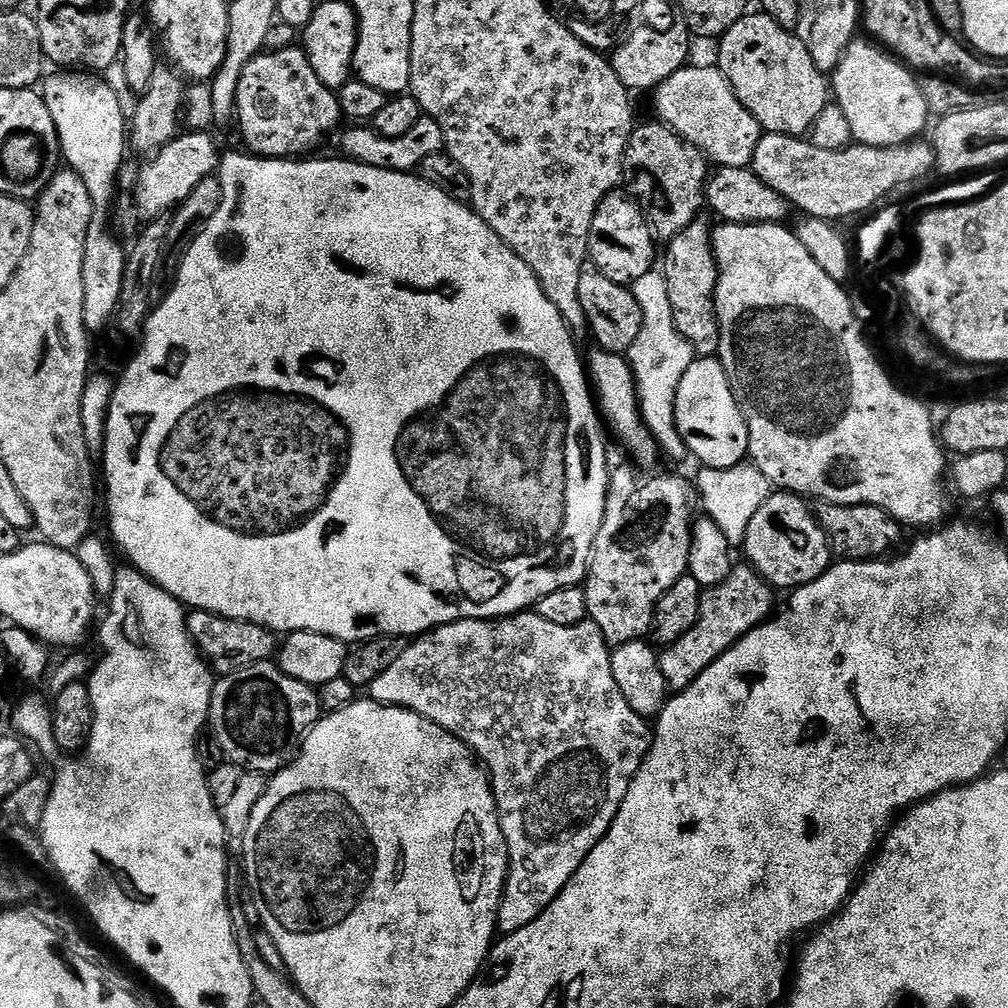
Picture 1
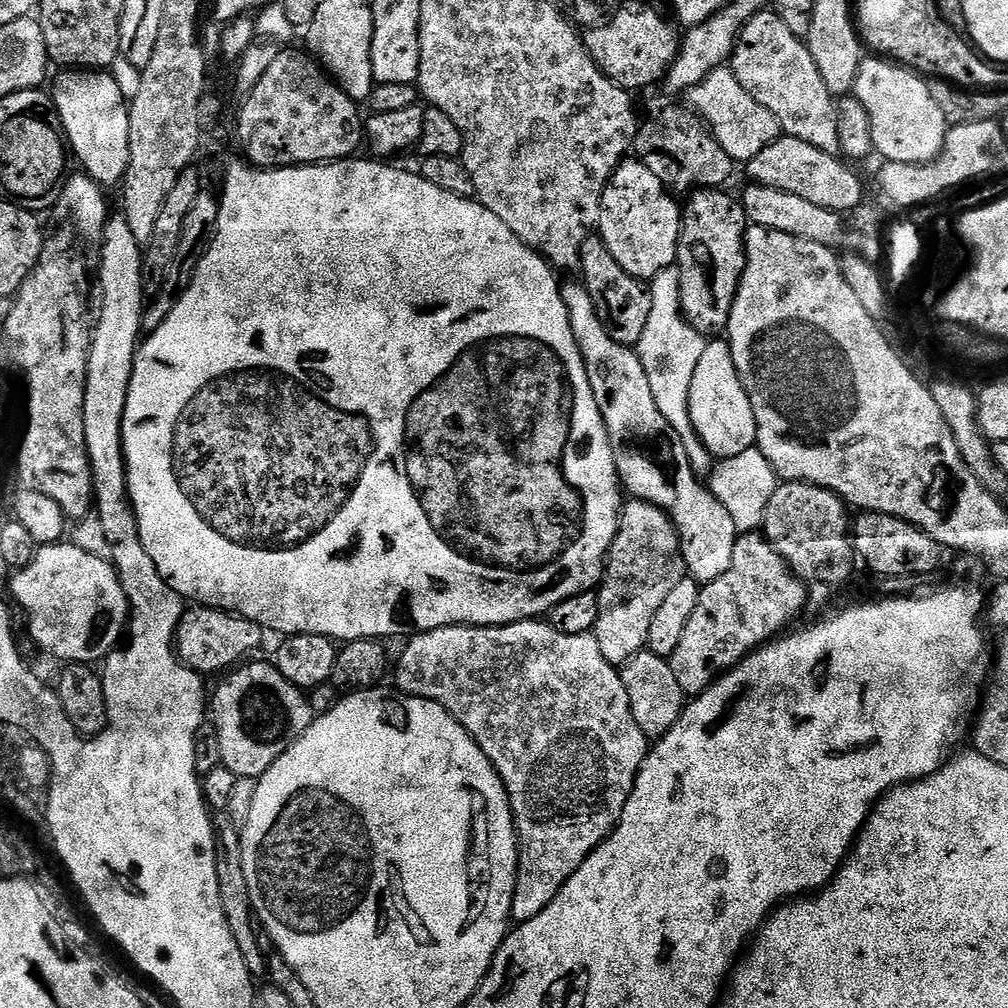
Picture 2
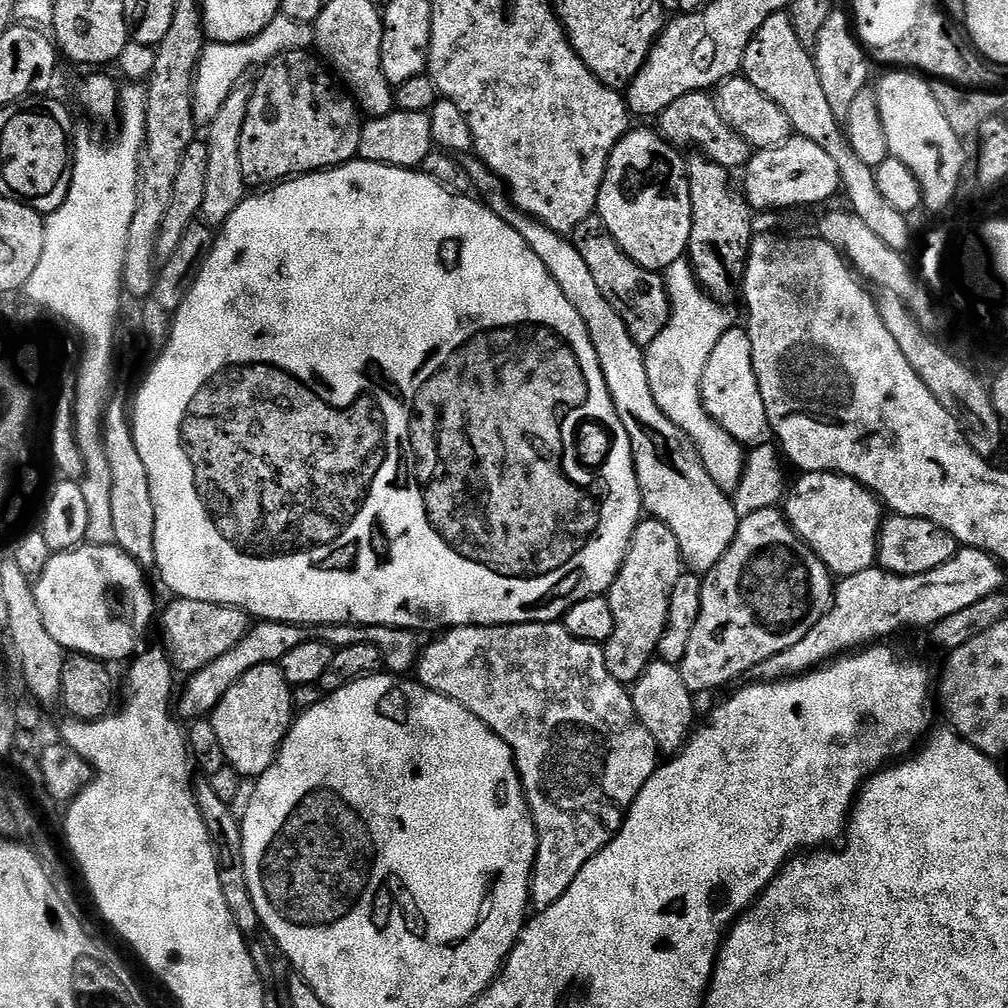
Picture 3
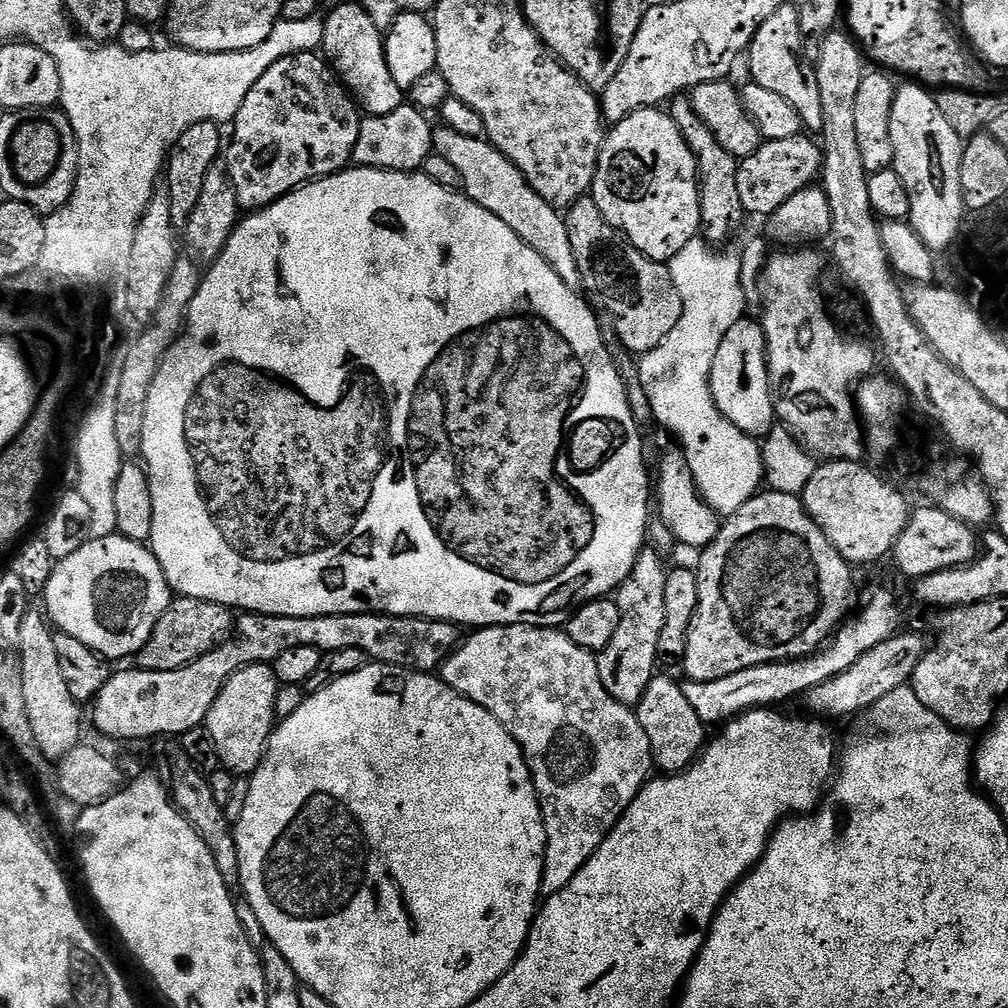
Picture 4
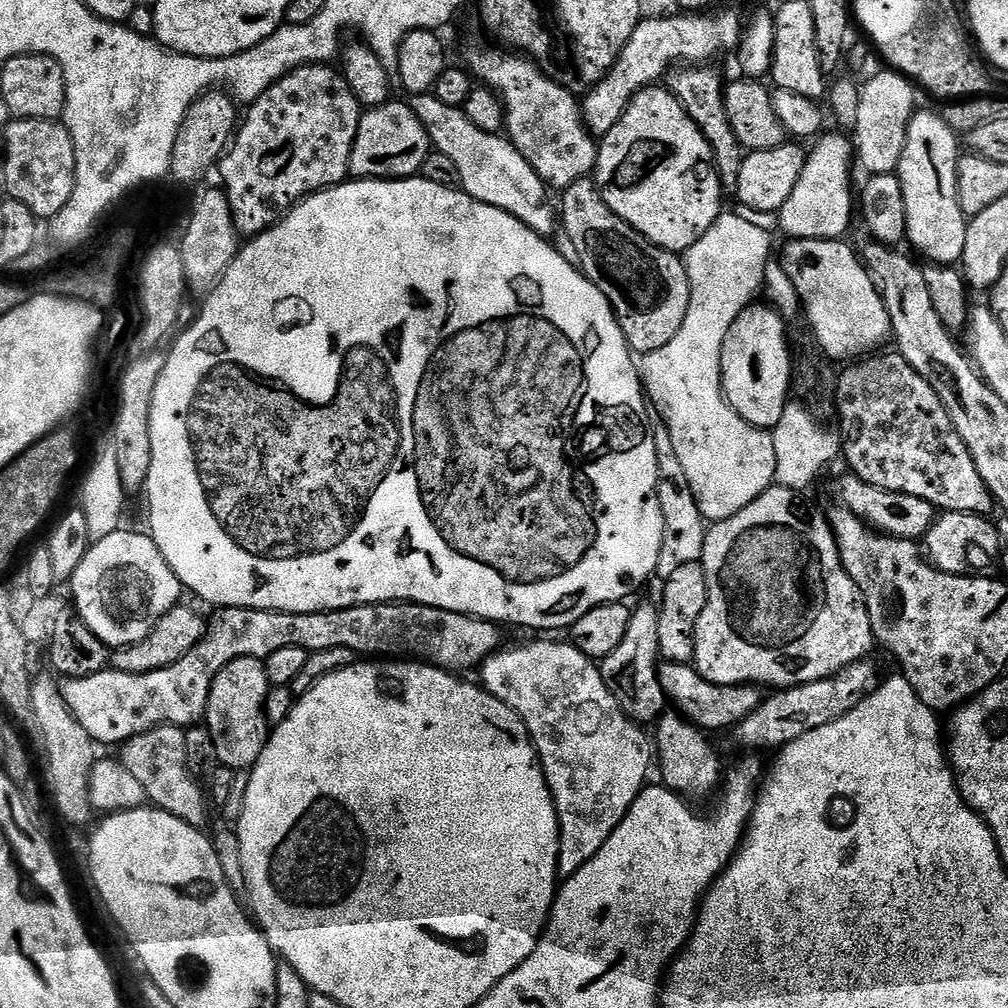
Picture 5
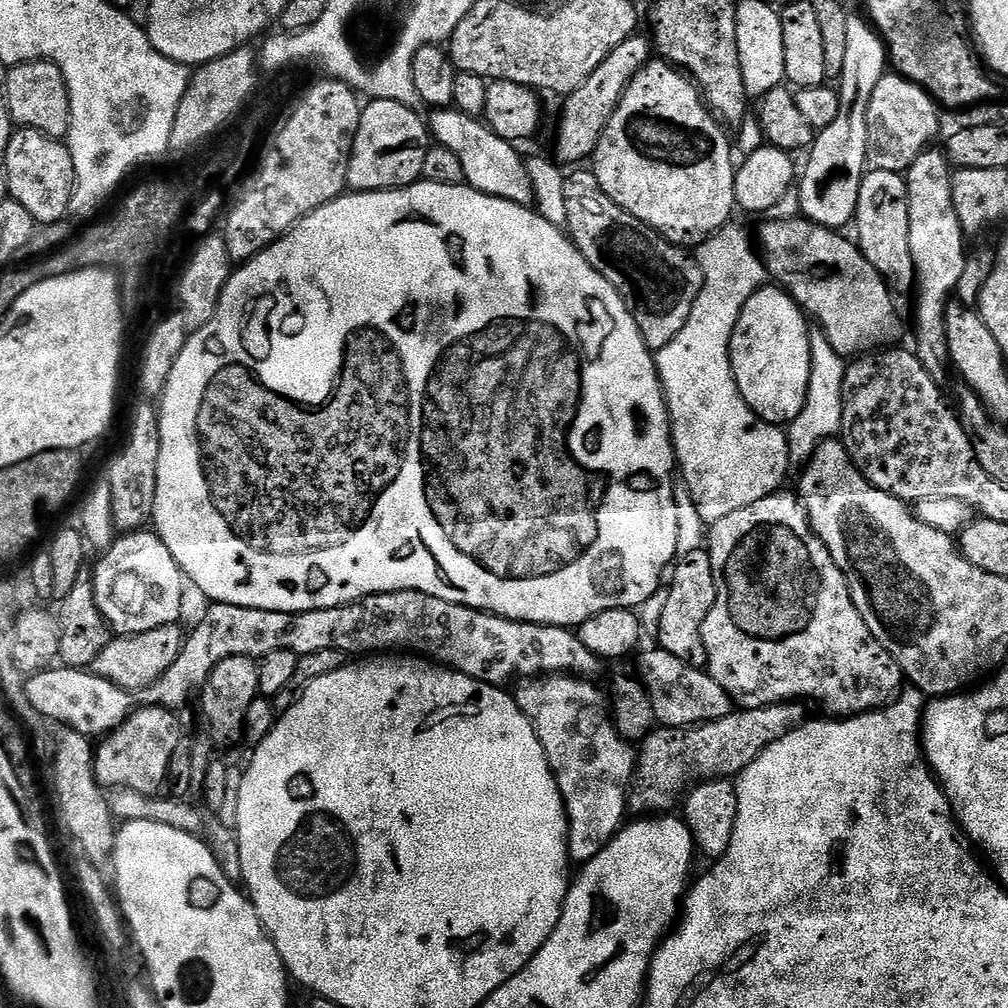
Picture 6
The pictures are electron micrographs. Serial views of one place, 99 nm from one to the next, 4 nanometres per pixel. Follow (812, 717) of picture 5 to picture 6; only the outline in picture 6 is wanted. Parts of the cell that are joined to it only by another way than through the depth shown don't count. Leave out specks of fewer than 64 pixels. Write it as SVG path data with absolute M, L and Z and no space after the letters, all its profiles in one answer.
M785 702L761 708L740 708L726 714L726 718L690 728L657 727L639 745L629 809L636 814L668 814L675 809L672 808L675 804L677 807L681 803L693 782L739 776L766 746L778 742L778 738L786 738L786 734L806 723L810 713L804 708L807 707L800 702Z

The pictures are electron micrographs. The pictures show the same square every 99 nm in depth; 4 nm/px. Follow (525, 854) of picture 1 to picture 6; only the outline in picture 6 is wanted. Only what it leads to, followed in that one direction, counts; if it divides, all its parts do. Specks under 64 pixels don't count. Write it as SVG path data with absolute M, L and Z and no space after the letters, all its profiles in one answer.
M553 674L517 683L514 688L518 706L536 728L558 782L568 813L568 858L580 866L595 858L625 823L638 755L618 734L605 693L603 696L592 683L571 674Z

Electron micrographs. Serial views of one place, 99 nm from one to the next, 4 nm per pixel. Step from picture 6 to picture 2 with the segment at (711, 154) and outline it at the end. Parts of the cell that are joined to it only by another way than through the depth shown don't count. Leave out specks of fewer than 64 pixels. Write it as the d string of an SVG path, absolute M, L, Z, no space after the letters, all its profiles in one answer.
M621 159L600 203L600 239L606 250L610 250L614 262L641 282L651 282L659 272L675 265L680 237L681 205L668 197L665 181L661 177L660 181L655 174L642 160Z

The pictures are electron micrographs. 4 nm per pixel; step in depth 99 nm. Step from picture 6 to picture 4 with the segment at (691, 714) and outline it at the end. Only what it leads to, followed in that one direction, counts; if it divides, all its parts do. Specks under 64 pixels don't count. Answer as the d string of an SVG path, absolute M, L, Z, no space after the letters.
M884 588L878 589L865 602L864 609L858 612L841 624L831 639L817 648L811 656L805 656L802 660L780 660L776 664L750 666L746 670L738 670L738 674L730 674L726 678L710 682L685 679L682 685L686 698L704 725L723 726L753 708L772 708L780 706L783 700L792 700L795 696L803 697L814 686L842 674L842 670L850 670L850 666L854 666L854 662L858 662L858 658L862 658L866 650L874 650L878 642L886 642L901 631L900 608L896 605L895 598Z

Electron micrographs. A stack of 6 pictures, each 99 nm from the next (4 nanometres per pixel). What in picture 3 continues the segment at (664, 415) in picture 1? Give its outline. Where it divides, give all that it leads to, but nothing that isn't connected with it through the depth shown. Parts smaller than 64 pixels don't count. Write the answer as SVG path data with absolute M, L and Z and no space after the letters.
M687 259L675 260L664 269L662 275L668 291L670 311L658 338L647 345L644 353L650 390L654 394L654 402L658 402L666 418L670 418L670 422L681 428L692 441L696 453L702 458L702 466L706 466L716 487L732 490L743 474L746 452L736 440L730 438L730 434L726 434L726 430L722 430L722 426L718 426L718 422L714 422L714 418L710 418L700 393L702 370L706 370L710 350L718 346L718 338L722 338L722 334L729 330L729 309L704 293Z

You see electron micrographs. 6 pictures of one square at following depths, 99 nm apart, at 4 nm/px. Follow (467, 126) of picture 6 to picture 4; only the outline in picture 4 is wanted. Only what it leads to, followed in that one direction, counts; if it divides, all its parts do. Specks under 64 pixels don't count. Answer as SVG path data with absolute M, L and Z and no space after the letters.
M440 126L432 133L432 150L435 155L446 158L462 174L463 193L469 196L474 203L482 206L482 210L490 210L494 218L502 218L526 246L535 250L543 260L552 267L571 288L581 287L580 270L578 262L574 258L574 246L570 246L568 237L567 219L553 206L546 202L526 182L526 178L503 156L487 139L466 138L466 134L458 134L458 130L452 130L447 126Z

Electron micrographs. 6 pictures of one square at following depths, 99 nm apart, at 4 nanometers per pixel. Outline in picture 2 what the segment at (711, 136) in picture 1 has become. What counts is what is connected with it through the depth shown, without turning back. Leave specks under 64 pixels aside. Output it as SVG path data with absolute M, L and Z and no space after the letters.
M731 67L715 68L710 75L702 78L702 82L698 82L698 86L686 93L686 100L687 107L703 120L704 127L711 132L718 146L722 146L722 150L726 150L737 165L747 166L782 135L778 118L742 90Z

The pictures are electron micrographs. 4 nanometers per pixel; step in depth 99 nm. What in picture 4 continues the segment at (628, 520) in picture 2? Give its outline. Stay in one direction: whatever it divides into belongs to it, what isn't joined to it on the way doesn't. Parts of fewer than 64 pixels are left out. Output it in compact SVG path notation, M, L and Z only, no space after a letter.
M641 551L640 557L636 559L634 570L625 578L624 583L620 585L615 593L614 599L620 611L618 631L615 632L614 638L610 638L610 646L603 648L596 656L598 678L602 678L602 686L606 686L608 693L618 703L629 706L638 705L643 695L646 694L651 680L658 675L656 660L659 661L661 659L658 638L662 638L662 622L666 622L666 580L669 569L667 567L664 568L665 557L659 551L648 551Z

